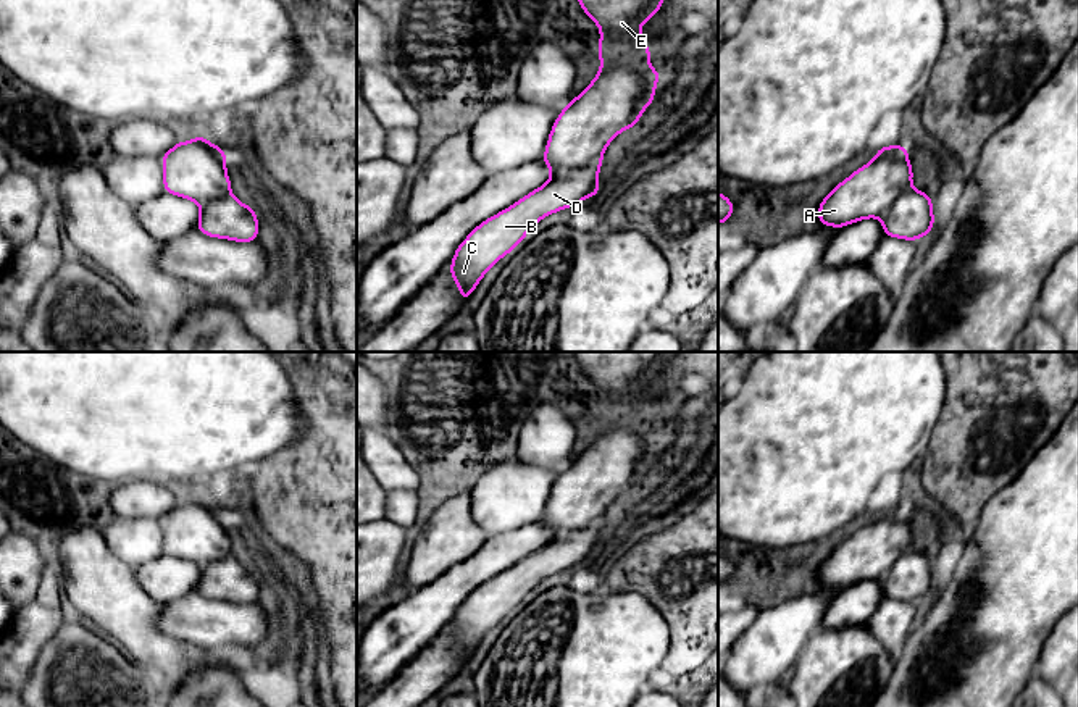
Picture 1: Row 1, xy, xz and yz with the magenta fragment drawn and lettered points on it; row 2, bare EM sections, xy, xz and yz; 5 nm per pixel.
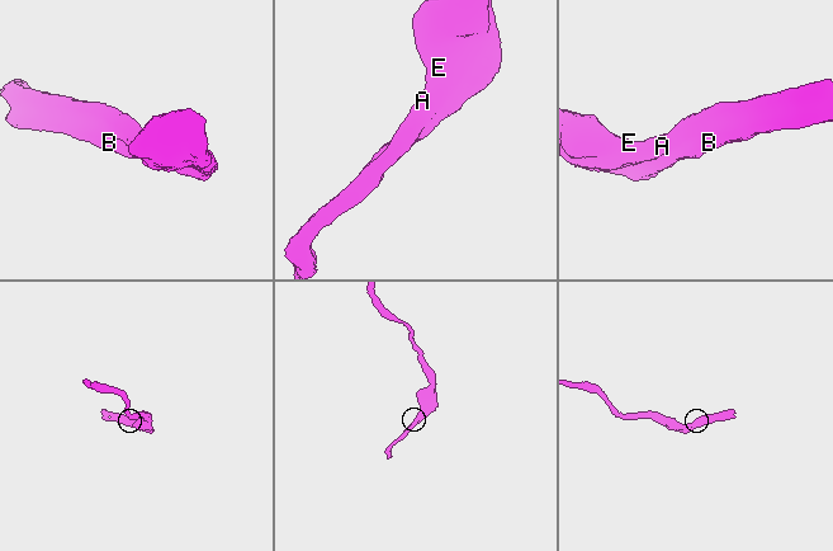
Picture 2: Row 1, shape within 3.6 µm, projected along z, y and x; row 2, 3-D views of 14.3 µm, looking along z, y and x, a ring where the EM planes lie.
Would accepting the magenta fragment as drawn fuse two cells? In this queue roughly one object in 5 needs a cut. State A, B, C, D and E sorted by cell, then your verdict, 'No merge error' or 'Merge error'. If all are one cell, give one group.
Groups: A B C D E. No merge error

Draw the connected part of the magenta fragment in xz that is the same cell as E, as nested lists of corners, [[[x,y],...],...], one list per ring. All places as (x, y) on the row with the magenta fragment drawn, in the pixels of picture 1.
[[[578,0],[583,11],[599,26],[600,39],[597,52],[599,74],[589,82],[589,87],[560,111],[558,118],[552,124],[550,136],[547,139],[542,161],[550,169],[550,179],[515,202],[503,211],[495,213],[489,220],[478,224],[466,239],[457,247],[450,261],[450,278],[460,289],[462,302],[468,300],[484,274],[505,255],[508,255],[526,234],[545,216],[562,211],[570,207],[579,205],[586,197],[599,197],[599,171],[604,163],[604,152],[608,144],[626,128],[636,128],[641,115],[655,98],[655,86],[658,77],[663,76],[649,65],[652,50],[641,39],[642,24],[654,18],[662,8],[663,0]]]

